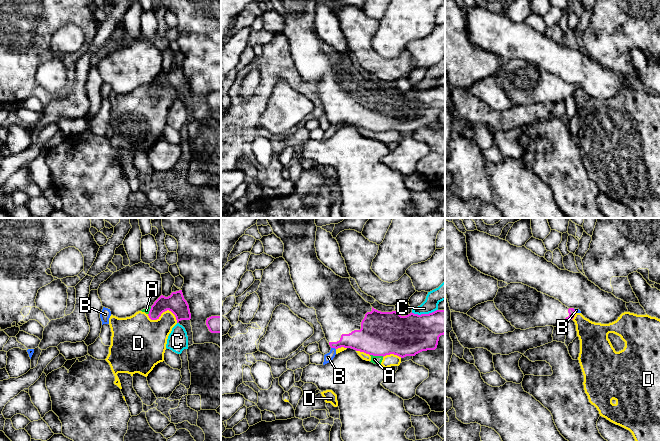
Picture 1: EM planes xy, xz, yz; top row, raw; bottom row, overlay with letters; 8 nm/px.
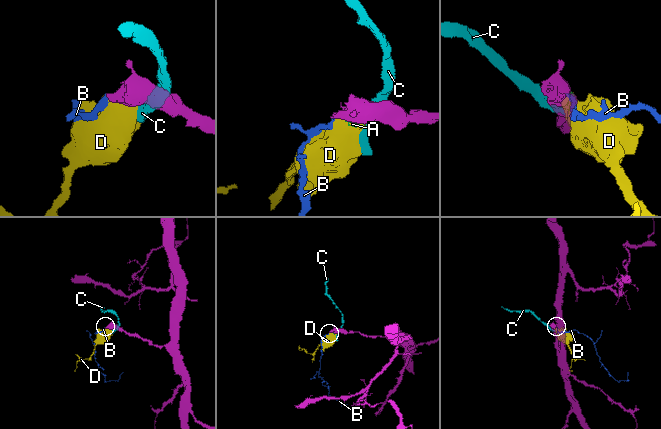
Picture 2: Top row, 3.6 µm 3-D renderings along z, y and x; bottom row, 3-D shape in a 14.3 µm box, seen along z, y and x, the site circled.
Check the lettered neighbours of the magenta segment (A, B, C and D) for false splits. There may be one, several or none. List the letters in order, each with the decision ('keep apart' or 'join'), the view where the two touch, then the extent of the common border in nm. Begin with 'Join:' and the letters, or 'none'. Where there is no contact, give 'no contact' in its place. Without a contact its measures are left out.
Join: B
A: keep apart; meets magenta in xz; contact 110 nm long
B: join; meets magenta in xz; contact 40 nm long
C: keep apart; meets magenta in xz; contact 220 nm long
D: keep apart; meets magenta in xy; contact 260 nm long

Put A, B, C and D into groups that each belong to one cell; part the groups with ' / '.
A D / B / C

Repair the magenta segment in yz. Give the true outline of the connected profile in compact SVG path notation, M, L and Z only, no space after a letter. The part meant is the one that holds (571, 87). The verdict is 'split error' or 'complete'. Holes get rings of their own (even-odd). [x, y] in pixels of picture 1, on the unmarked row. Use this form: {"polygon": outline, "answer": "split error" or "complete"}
{"polygon": "M522 59L499 64L494 74L496 84L516 105L565 101L579 85L568 84L559 76Z", "answer": "split error"}

